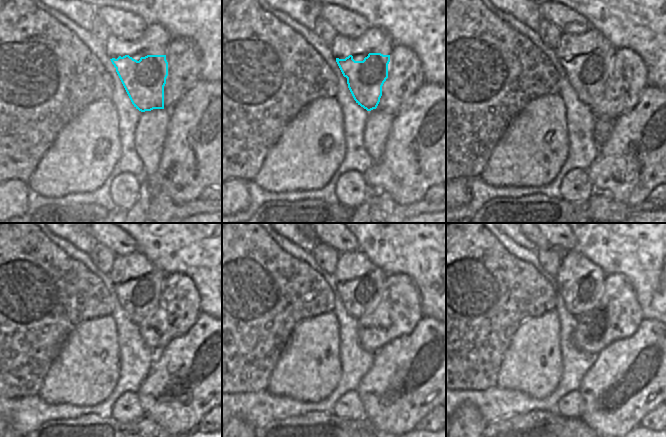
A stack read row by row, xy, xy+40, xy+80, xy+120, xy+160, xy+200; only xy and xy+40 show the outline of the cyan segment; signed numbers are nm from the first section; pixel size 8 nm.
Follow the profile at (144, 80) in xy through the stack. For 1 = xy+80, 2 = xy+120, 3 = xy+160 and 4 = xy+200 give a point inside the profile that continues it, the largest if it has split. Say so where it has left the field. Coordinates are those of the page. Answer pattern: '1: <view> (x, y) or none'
1: xy+80 (588, 81)
2: xy+120 (137, 312)
3: xy+160 (350, 292)
4: xy+200 (601, 292)

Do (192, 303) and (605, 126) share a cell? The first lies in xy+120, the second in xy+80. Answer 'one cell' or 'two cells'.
two cells

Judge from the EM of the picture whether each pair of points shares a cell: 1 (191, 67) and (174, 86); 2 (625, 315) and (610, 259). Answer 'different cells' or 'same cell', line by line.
1: same cell
2: different cells

